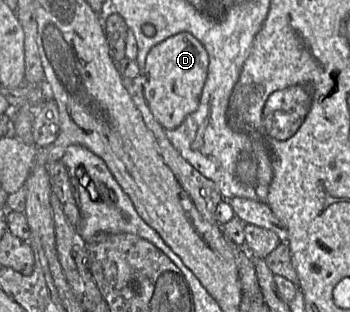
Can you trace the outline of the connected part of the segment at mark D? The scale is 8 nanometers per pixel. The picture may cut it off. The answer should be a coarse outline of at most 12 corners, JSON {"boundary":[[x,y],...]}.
{"boundary":[[188,32],[151,48],[143,93],[165,130],[197,109],[208,66]]}

